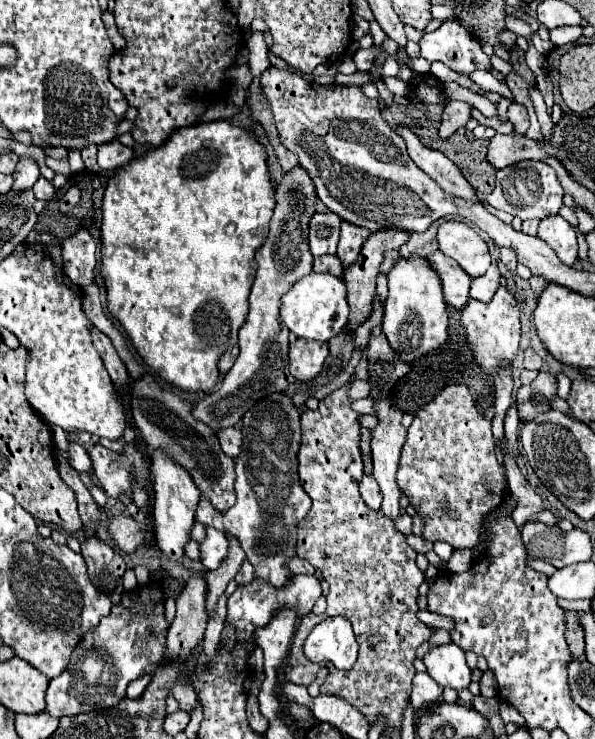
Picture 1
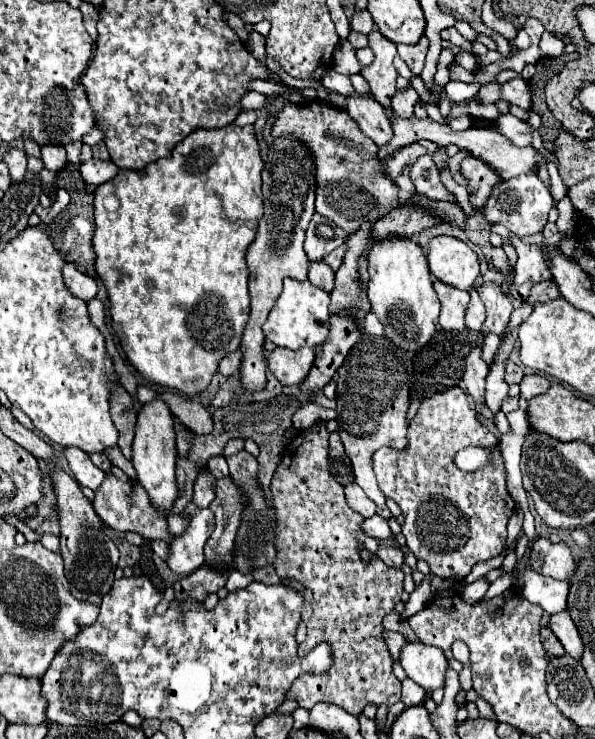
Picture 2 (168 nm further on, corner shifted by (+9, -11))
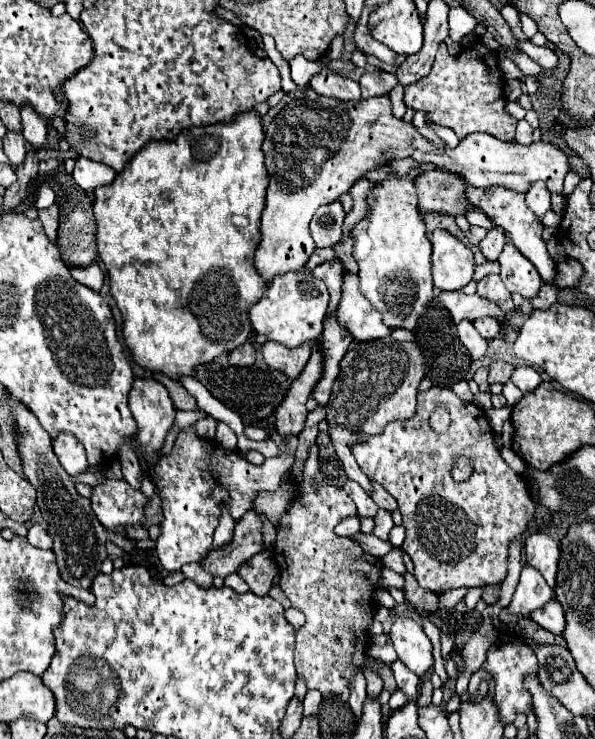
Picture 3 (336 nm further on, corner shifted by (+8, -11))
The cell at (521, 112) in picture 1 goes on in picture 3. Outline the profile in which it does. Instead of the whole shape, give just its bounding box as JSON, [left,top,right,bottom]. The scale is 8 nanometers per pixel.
[515,119,533,145]

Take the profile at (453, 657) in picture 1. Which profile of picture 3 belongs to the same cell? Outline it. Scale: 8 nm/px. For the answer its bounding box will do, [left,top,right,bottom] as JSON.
[389,617,433,677]

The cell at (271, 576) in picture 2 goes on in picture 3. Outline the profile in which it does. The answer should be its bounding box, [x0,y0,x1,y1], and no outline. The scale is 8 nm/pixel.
[237,551,279,595]

